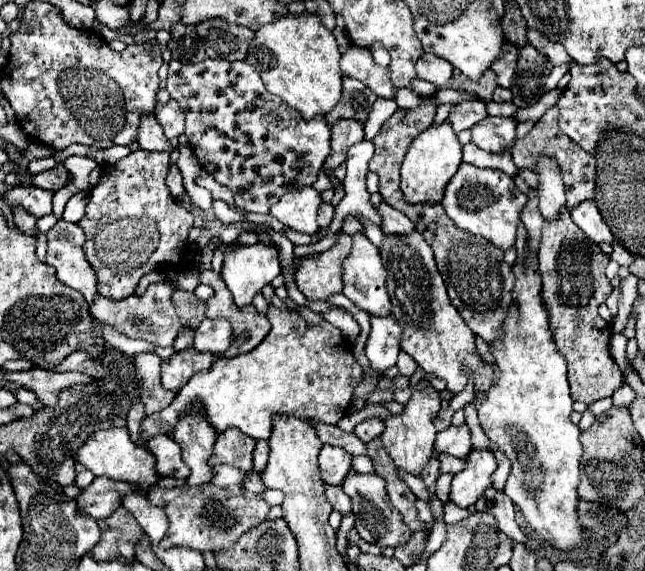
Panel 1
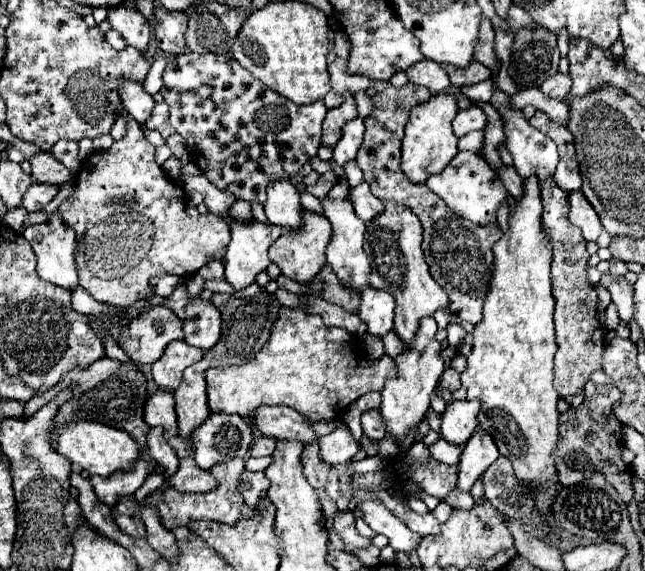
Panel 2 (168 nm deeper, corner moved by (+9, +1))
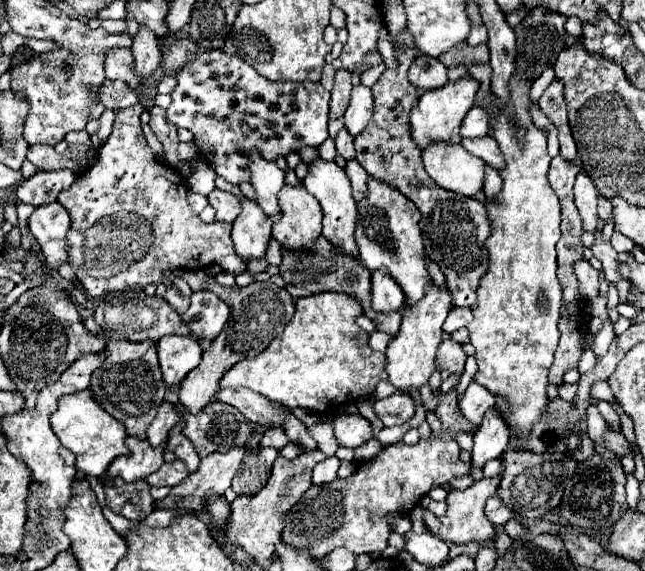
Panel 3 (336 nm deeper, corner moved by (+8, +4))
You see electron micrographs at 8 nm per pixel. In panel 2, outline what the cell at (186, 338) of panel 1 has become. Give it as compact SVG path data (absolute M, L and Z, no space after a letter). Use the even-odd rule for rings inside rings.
M153 306L131 318L121 330L119 346L139 364L153 364L161 358L165 346L183 338L181 320L167 306Z

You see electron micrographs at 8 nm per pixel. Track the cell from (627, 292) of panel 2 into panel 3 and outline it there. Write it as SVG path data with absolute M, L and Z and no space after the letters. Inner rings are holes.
M596 231L596 243L592 247L592 253L594 257L602 263L602 271L604 271L604 279L610 283L610 285L618 285L622 281L622 275L620 275L620 261L618 261L618 253L612 249L610 243L604 243L600 241L600 233Z

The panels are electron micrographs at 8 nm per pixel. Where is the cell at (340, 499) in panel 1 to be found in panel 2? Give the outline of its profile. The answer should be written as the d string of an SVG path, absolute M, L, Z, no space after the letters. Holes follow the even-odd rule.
M313 440L311 444L305 444L305 446L303 446L301 464L303 464L303 474L305 474L305 478L307 478L307 482L309 482L313 488L325 488L325 486L327 486L329 464L321 460L317 440Z

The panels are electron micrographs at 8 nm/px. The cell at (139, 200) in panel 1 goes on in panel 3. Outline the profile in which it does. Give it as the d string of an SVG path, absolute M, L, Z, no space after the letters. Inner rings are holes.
M142 105L126 107L116 113L116 121L108 141L96 151L96 161L72 183L70 189L58 195L58 203L66 207L72 217L72 227L68 231L68 263L72 265L78 281L84 285L90 297L100 297L104 293L126 291L146 285L160 285L164 275L174 269L200 269L208 265L220 265L222 271L232 275L240 275L246 271L242 259L234 253L234 245L230 239L232 225L230 223L204 223L188 205L186 195L188 187L176 175L176 171L164 163L160 163L142 133L140 113Z

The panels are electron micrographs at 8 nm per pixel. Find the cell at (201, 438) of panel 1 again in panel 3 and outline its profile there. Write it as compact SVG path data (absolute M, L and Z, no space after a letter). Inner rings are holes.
M208 277L206 289L214 291L222 301L228 301L230 321L226 323L222 333L212 341L212 345L204 351L200 365L192 369L180 383L180 403L194 415L214 401L214 395L218 393L220 375L234 363L248 357L256 357L260 351L264 351L270 341L284 331L286 323L294 315L294 299L286 289L278 289L272 281L254 281L248 287L222 287L214 281L214 277Z

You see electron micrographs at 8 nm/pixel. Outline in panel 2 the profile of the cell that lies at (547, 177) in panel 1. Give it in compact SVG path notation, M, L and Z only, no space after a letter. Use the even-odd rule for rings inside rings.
M497 60L497 66L495 66L495 70L493 70L493 76L491 76L491 80L493 80L493 96L491 96L491 106L501 114L501 120L503 120L503 124L505 124L505 136L507 136L507 150L511 152L511 156L513 156L513 166L515 166L515 170L521 174L521 176L531 176L531 174L537 174L537 178L539 178L539 182L543 182L547 176L551 176L553 172L555 172L555 166L557 166L557 162L559 162L559 154L557 154L557 146L551 142L551 138L547 138L543 132L539 132L537 128L533 128L531 124L529 124L529 120L523 116L523 112L521 110L517 110L517 108L509 108L509 94L505 94L503 90L499 90L497 88L497 72L499 72L499 66L501 66L501 60Z

